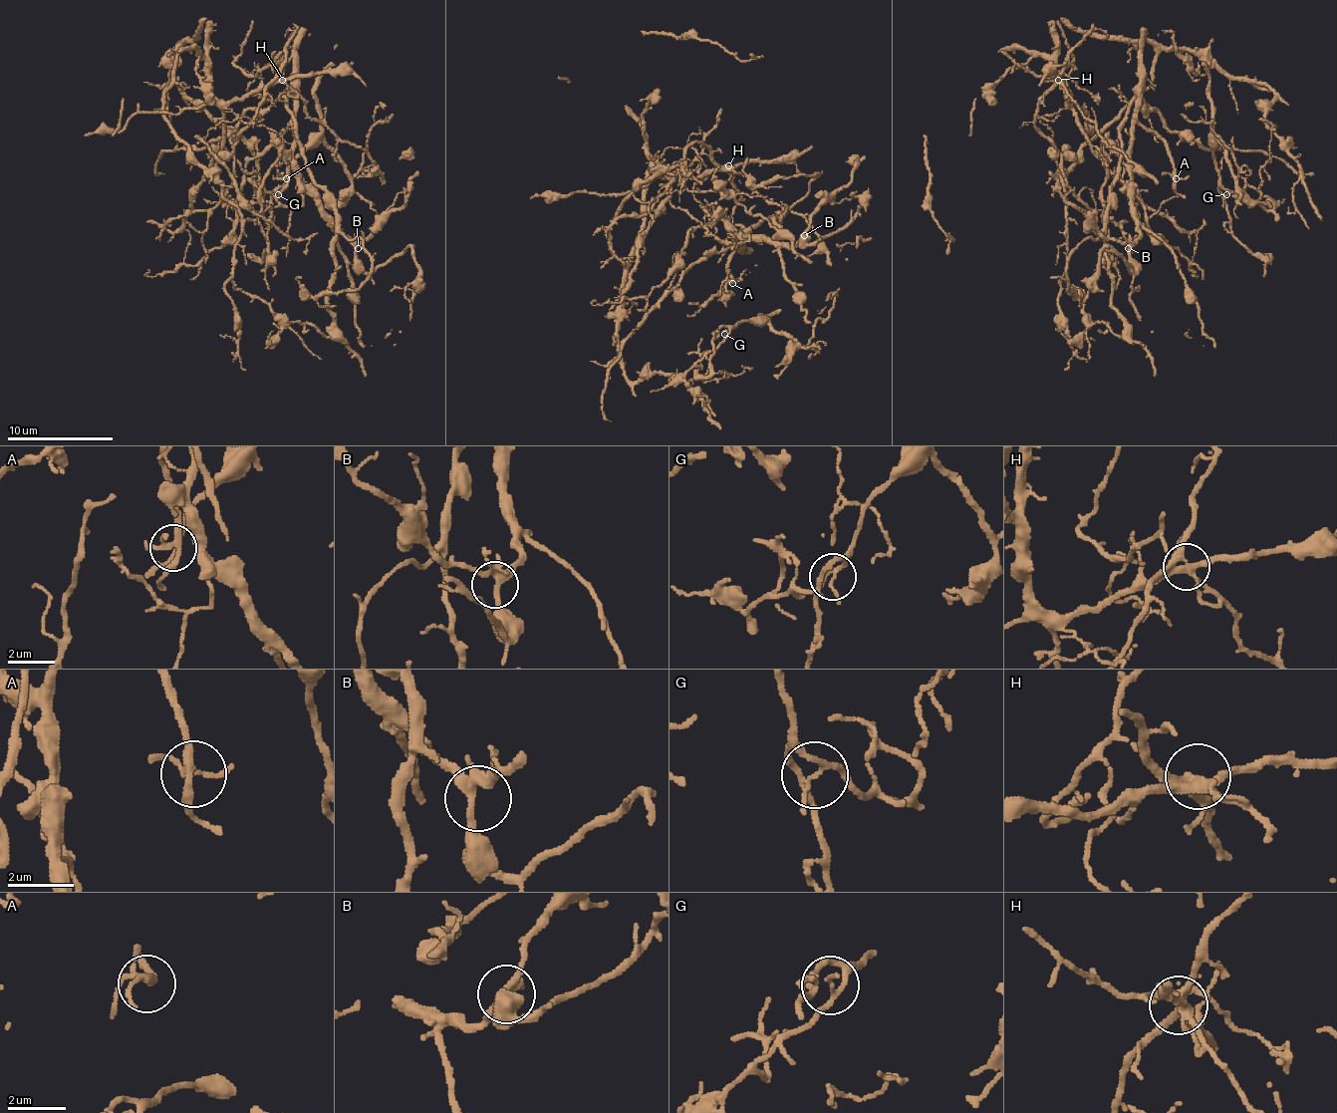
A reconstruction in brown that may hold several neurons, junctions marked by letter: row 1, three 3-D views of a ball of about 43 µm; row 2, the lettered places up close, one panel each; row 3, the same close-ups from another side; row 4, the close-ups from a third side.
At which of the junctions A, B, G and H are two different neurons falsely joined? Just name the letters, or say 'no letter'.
H

